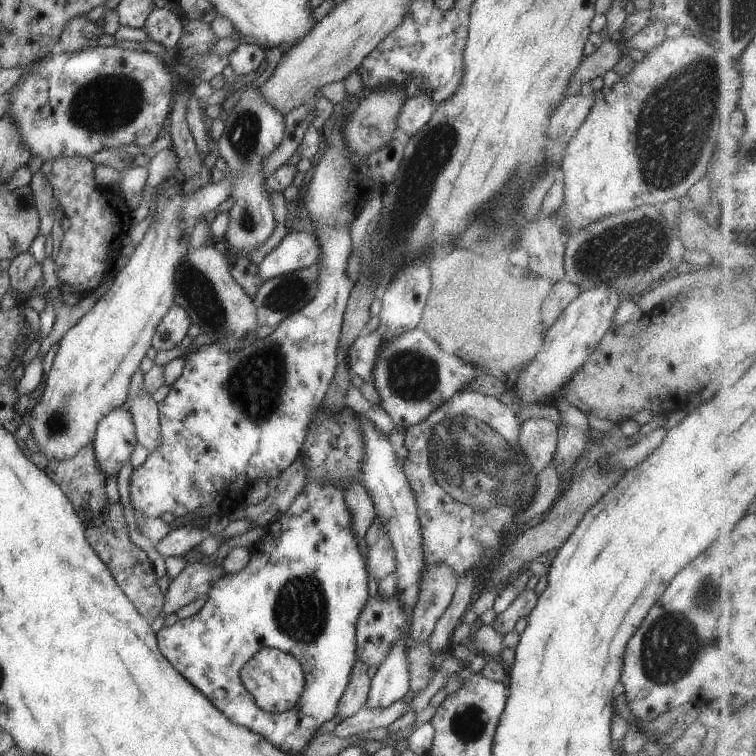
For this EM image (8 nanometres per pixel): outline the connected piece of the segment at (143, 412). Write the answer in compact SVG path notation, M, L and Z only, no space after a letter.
M140 367L132 375L129 397L124 406L133 416L137 441L153 453L163 443L159 421L160 404L154 401L152 395L144 395L141 392L144 375Z

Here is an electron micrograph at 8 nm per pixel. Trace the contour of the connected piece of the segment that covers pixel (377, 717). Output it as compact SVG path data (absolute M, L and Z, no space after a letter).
M403 698L386 708L363 707L335 726L332 735L336 737L352 736L374 728L384 730L400 716L410 710L411 699Z

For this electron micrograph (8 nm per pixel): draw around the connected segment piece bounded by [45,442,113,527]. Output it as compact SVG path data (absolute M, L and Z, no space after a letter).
M93 442L80 448L72 458L61 461L51 459L50 461L50 464L45 468L46 474L60 486L62 492L72 501L85 526L98 527L113 515L106 496L107 476L100 470L97 463Z

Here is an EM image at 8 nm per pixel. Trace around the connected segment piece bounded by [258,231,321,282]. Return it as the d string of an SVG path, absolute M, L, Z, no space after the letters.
M292 231L258 265L263 282L269 278L294 272L314 265L321 255L318 237L305 232Z

